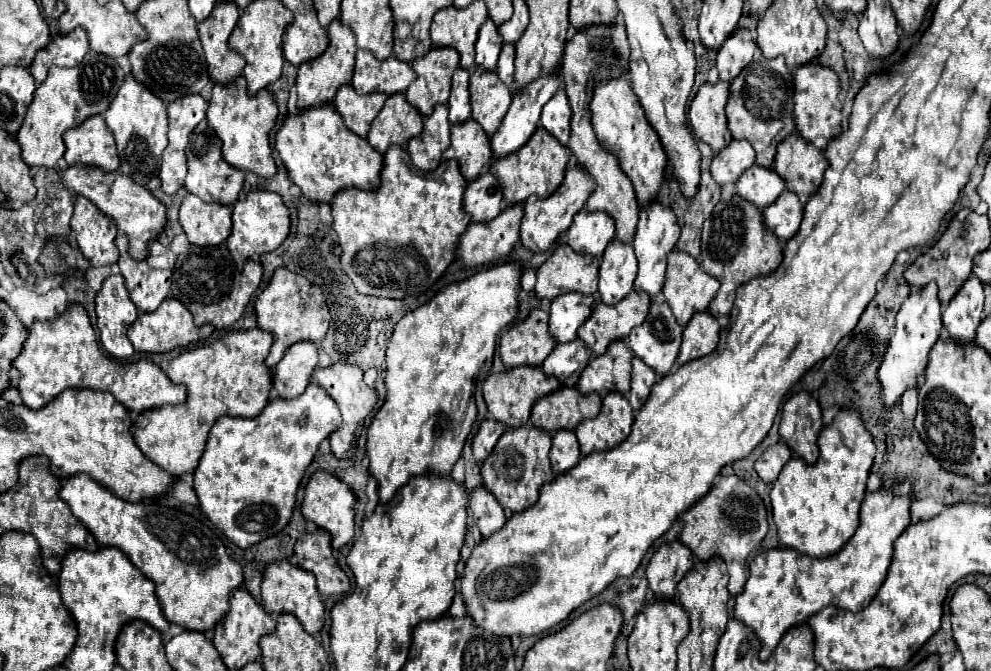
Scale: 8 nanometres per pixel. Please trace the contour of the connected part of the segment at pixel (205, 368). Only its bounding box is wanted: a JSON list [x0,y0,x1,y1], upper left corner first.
[132,329,272,477]

